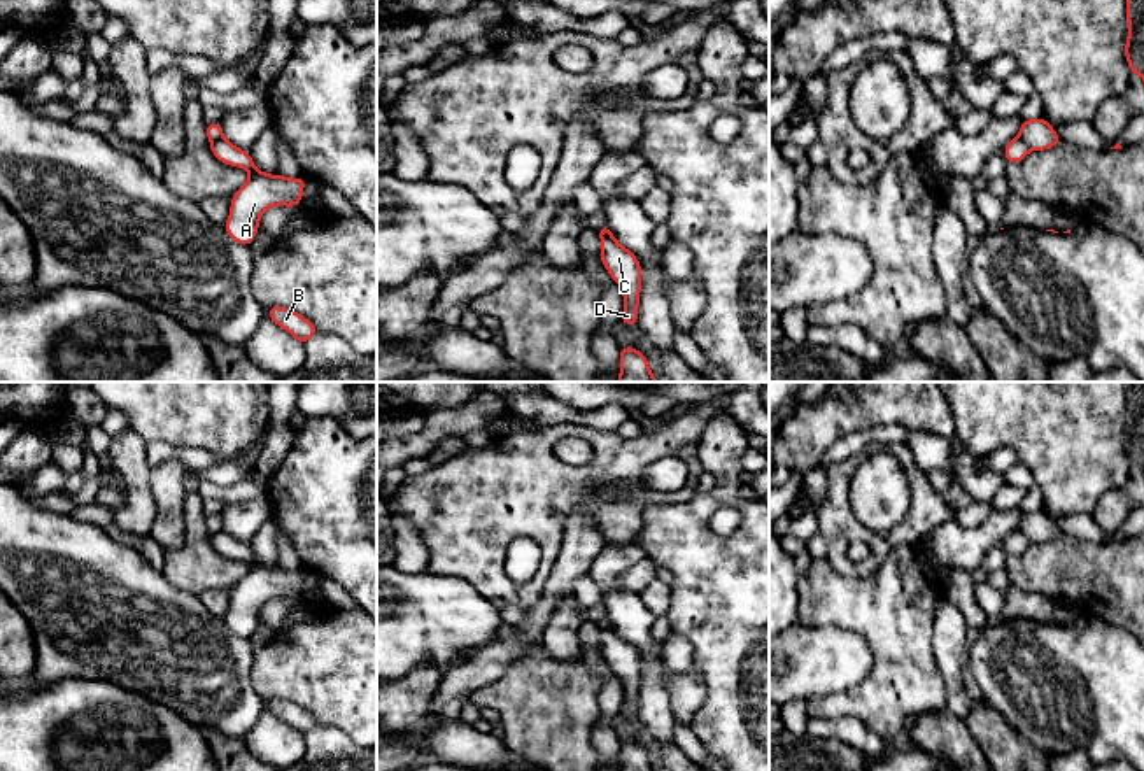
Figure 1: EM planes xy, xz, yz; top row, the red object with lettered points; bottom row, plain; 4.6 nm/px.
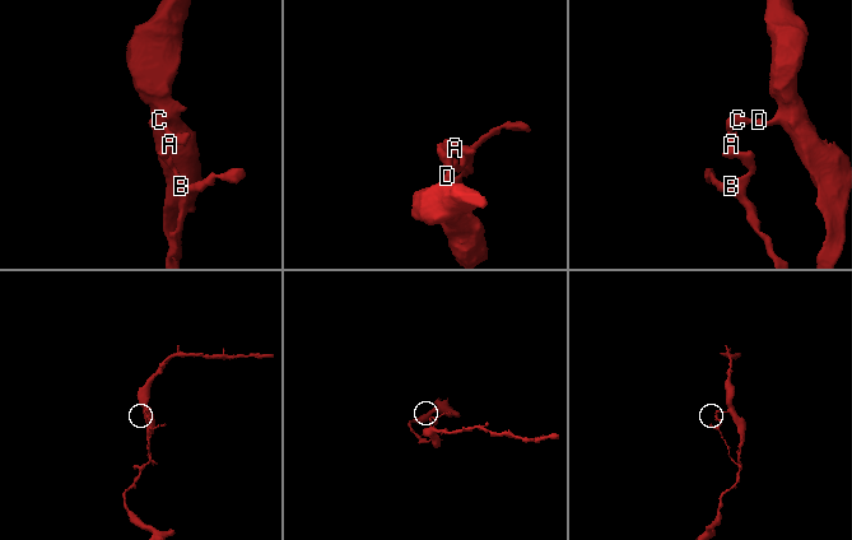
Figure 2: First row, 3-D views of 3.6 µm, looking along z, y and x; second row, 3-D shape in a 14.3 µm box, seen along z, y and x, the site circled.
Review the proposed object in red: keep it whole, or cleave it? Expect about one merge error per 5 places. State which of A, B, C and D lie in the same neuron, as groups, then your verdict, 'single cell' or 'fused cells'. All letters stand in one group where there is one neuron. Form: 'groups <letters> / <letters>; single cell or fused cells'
groups A B / C D; fused cells

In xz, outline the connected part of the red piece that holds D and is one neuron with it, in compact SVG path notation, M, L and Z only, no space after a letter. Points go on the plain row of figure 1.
M601 631L599 650L611 671L622 680L625 699L620 713L627 718L638 718L641 683L639 652L613 631Z

